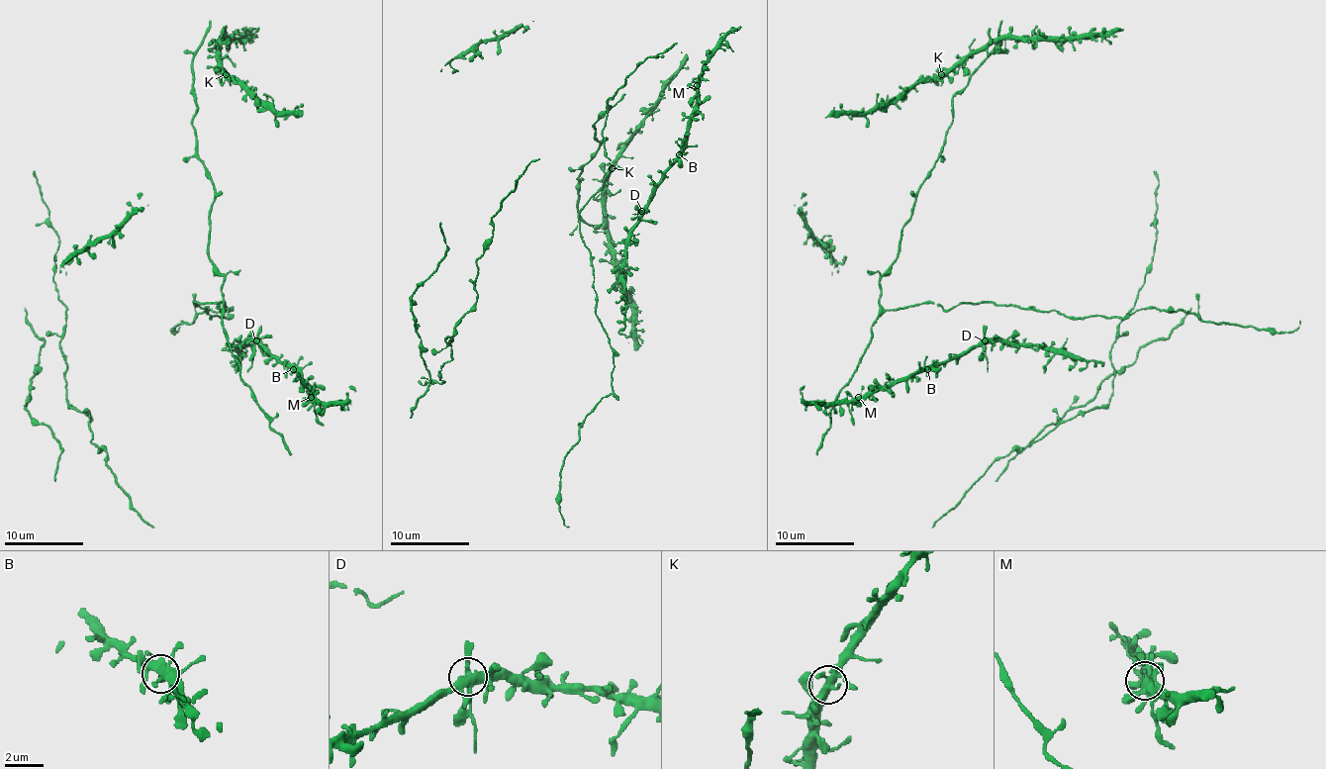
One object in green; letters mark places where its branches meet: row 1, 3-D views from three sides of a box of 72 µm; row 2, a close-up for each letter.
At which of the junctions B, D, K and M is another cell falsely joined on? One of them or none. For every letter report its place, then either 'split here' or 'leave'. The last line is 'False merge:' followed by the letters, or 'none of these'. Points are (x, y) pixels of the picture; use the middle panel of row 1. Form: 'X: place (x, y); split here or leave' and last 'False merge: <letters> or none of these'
B: place (679, 154); leave
D: place (641, 211); split here
K: place (612, 168); leave
M: place (697, 85); leave
False merge: D

